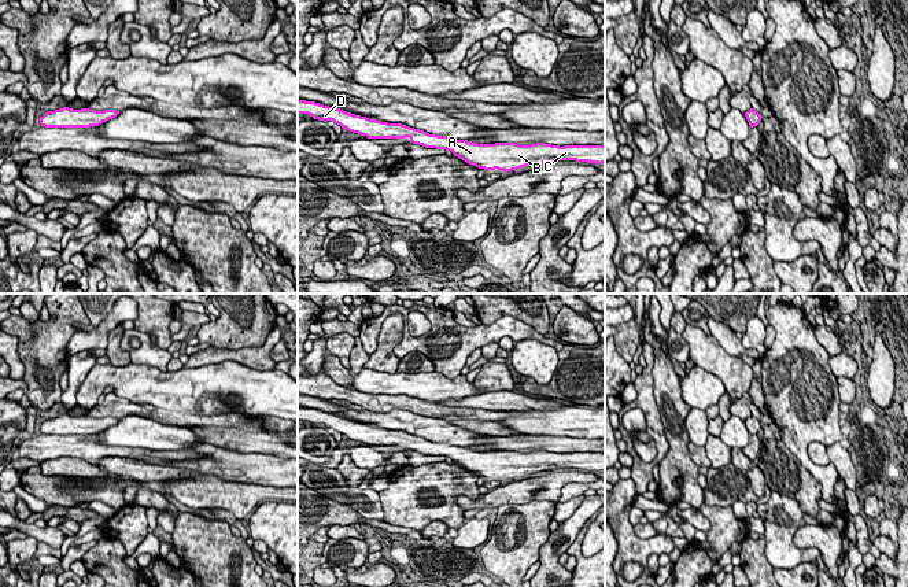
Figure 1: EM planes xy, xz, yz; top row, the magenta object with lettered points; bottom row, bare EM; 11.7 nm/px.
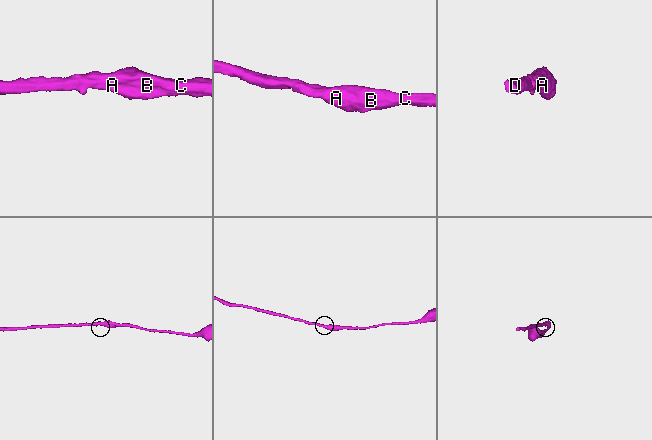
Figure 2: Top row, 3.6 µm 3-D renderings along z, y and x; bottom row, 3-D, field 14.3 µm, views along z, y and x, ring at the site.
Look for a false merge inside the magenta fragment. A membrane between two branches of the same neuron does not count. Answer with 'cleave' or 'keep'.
keep

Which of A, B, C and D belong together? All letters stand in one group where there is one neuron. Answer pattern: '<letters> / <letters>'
A B C D

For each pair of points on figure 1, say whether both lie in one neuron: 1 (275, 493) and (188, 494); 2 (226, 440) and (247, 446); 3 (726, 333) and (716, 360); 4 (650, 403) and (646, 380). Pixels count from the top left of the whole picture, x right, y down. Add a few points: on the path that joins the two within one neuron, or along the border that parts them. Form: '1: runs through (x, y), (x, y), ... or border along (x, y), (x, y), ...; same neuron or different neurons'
1: runs through (253, 494), (210, 494); same neuron
2: runs through (232, 440), (242, 440); same neuron
3: border along (711, 335), (727, 353), (738, 358); different neurons
4: runs through (646, 398), (646, 386); same neuron

